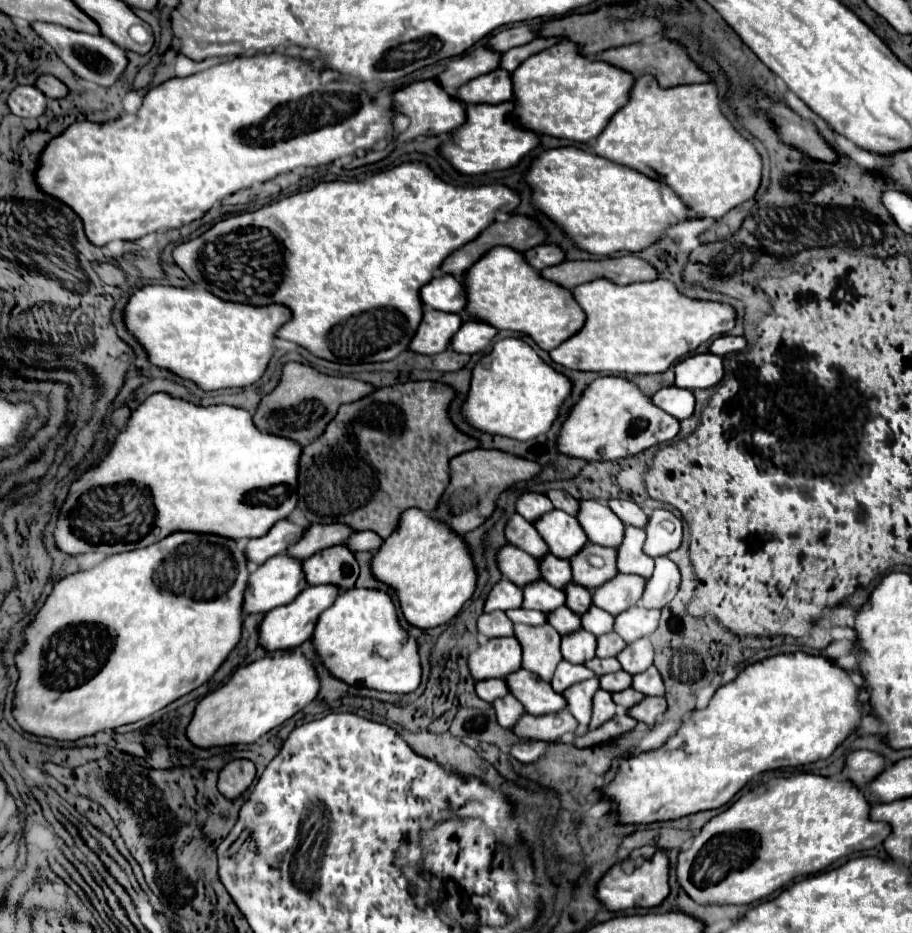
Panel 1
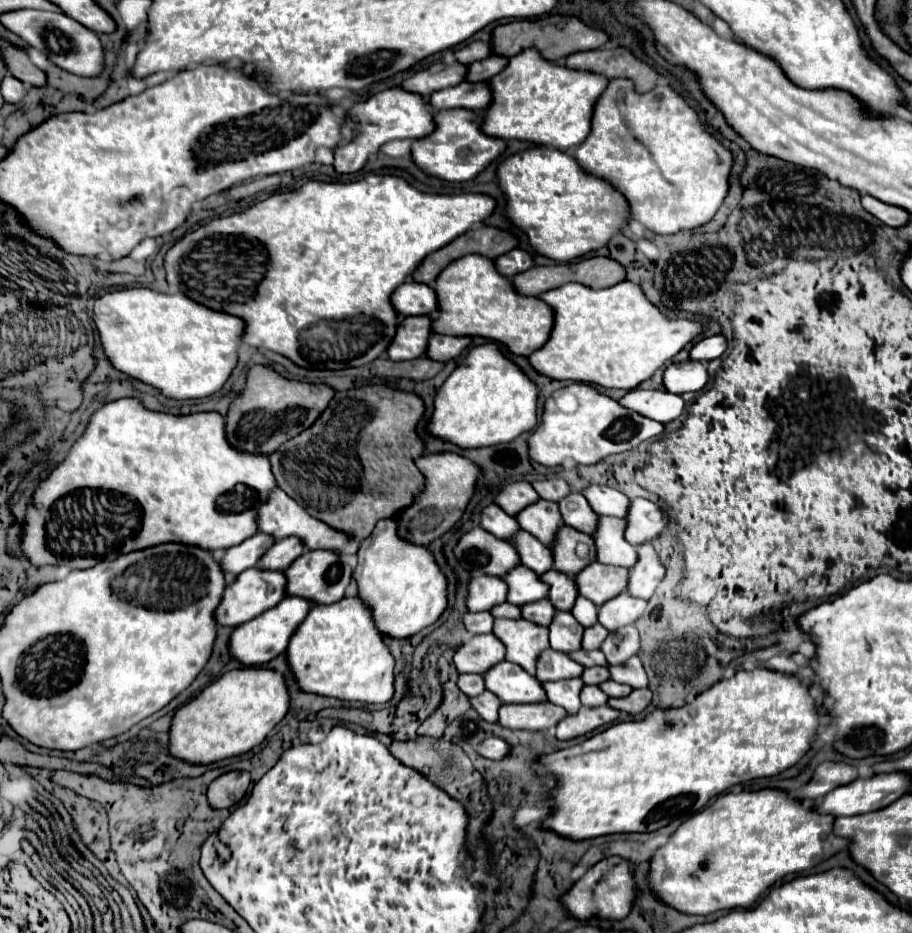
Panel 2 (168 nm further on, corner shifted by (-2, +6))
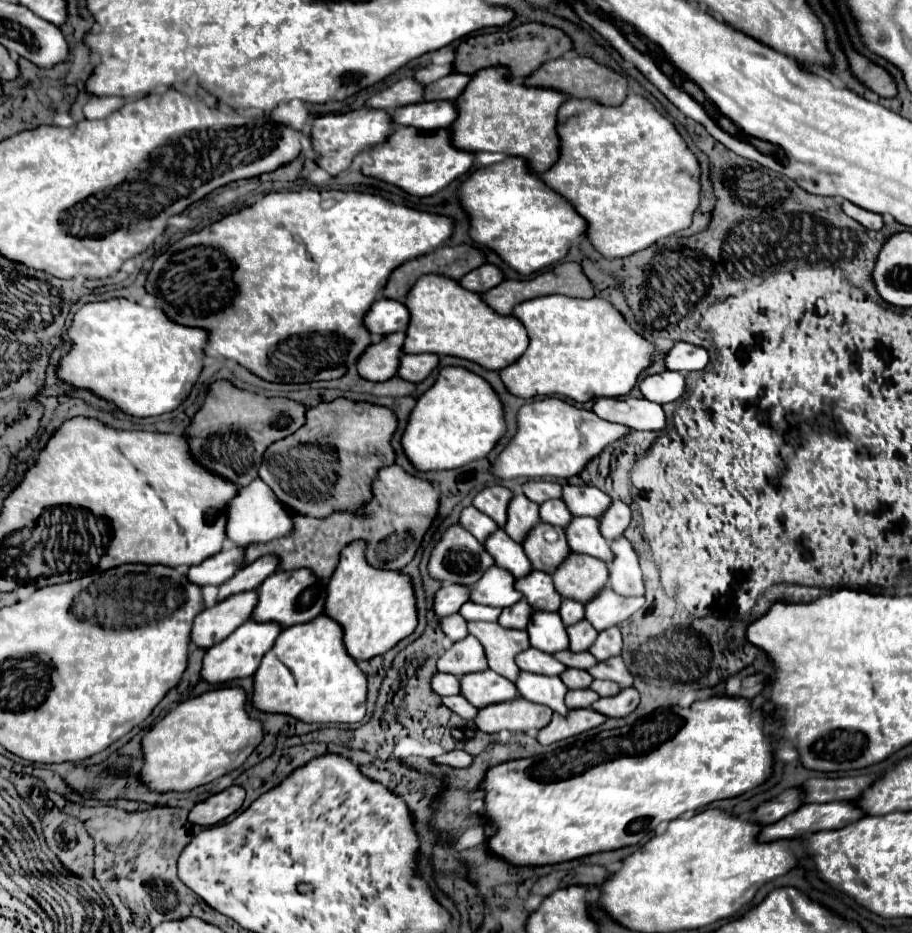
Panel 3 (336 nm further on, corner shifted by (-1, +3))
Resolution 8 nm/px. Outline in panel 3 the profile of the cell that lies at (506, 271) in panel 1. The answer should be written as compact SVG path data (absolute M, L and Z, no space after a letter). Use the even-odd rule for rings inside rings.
M419 277L407 293L405 305L411 309L411 325L405 331L403 353L451 355L473 361L483 369L499 371L517 361L529 345L527 331L515 317L497 315L481 301L479 293L469 293L447 277Z

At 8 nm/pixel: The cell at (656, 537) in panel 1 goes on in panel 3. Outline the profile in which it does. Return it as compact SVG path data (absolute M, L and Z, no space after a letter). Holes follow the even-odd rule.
M613 501L607 509L607 513L603 513L603 517L599 517L599 531L603 533L603 537L607 541L613 541L623 535L623 531L629 527L629 523L631 523L631 509L623 501Z

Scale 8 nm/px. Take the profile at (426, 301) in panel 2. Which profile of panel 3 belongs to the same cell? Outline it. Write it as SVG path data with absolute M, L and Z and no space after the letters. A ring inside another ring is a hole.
M381 297L367 311L367 329L371 329L371 335L405 331L407 323L409 323L409 311L401 301Z

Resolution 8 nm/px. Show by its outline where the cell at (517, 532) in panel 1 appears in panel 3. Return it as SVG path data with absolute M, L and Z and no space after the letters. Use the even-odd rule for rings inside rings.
M465 507L461 511L461 517L459 517L459 525L463 525L463 529L467 529L477 541L485 541L493 531L497 531L497 523L491 521L491 517L487 517L485 513L479 513L477 509L473 507Z

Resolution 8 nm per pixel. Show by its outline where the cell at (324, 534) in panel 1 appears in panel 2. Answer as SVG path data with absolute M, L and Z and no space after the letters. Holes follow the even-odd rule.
M284 538L284 540L276 542L272 546L272 550L268 550L262 556L260 566L270 568L270 570L286 570L304 550L306 550L306 546L304 546L304 542L300 542L300 538Z

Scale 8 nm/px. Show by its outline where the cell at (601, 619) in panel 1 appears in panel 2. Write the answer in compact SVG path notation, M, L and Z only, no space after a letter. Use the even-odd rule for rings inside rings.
M578 596L574 608L572 608L574 618L582 624L582 626L594 626L596 624L596 614L598 614L598 606L594 602L588 602L588 598Z

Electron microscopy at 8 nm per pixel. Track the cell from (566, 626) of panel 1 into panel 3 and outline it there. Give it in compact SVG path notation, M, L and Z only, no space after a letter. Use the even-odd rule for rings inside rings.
M521 599L515 605L511 605L511 607L507 607L507 609L501 611L499 625L507 627L507 629L525 629L527 623L529 623L529 619L531 619L531 613L533 611L527 605L527 601Z

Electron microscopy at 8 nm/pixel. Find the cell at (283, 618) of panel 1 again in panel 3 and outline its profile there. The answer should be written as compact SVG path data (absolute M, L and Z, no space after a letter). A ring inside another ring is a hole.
M247 621L245 625L235 629L225 641L221 641L221 643L217 643L211 649L205 651L203 667L201 667L201 673L199 673L201 679L207 681L209 685L221 685L221 683L233 681L233 679L251 677L257 671L261 657L267 653L267 649L271 649L271 645L275 643L279 633L281 633L281 629L275 623Z

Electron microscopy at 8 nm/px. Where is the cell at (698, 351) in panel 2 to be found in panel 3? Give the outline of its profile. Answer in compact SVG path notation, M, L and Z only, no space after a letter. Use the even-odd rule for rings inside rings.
M675 343L671 351L665 355L665 369L667 371L697 371L703 369L709 361L709 355L703 347L695 347L691 343Z

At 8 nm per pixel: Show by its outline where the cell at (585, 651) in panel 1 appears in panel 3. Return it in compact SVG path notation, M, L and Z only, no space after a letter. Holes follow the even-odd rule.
M535 611L527 625L527 633L529 633L531 647L545 651L545 653L557 653L557 651L567 649L569 645L565 625L559 613Z

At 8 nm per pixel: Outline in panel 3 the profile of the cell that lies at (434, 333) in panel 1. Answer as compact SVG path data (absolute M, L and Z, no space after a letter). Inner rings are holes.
M391 333L385 335L379 343L367 347L367 353L359 357L357 373L365 381L387 381L395 377L401 357L401 345L405 341L405 333Z

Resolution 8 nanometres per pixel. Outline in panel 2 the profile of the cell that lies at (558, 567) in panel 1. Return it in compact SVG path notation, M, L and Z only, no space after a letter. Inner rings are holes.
M520 532L514 536L514 546L520 550L522 564L534 570L536 574L544 574L552 570L552 550L544 546L538 538L532 538L528 532Z

